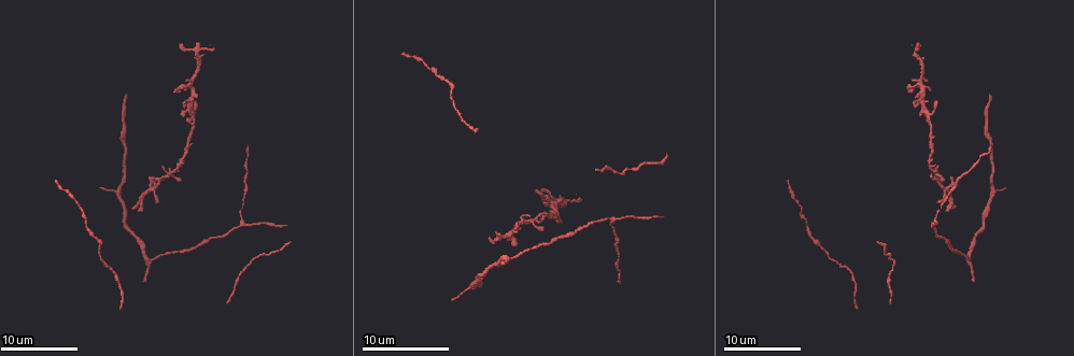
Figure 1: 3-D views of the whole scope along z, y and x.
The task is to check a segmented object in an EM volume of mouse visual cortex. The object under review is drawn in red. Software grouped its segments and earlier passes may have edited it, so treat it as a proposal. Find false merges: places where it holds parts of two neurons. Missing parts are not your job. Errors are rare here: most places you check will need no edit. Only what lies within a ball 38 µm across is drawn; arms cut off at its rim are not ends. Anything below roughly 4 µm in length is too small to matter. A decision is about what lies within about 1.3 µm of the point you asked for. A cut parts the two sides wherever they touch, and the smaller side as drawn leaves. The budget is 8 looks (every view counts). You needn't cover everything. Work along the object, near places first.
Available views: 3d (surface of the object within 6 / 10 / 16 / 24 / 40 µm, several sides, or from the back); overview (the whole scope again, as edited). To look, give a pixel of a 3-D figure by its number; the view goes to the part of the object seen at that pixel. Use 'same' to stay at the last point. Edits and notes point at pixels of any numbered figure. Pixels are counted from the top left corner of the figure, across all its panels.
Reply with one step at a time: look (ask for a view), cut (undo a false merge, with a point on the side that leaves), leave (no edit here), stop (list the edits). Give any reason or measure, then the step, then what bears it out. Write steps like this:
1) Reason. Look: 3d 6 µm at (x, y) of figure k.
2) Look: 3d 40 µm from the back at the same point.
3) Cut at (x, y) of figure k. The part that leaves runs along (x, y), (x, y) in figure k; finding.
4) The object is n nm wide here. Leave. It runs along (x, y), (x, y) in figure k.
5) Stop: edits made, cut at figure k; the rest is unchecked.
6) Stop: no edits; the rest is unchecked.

Look: 3d 10 µm at (613, 218) of figure 1.

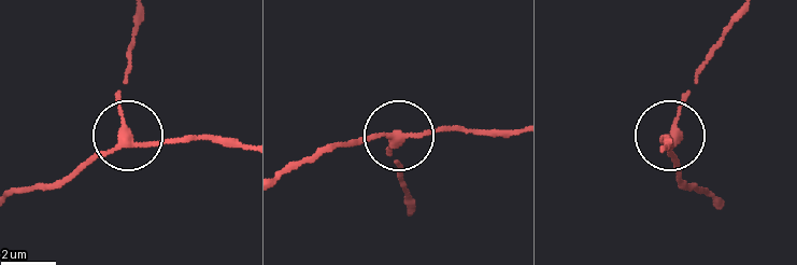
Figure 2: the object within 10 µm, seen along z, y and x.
Look: 3d 6 µm at (395, 136) of figure 2.

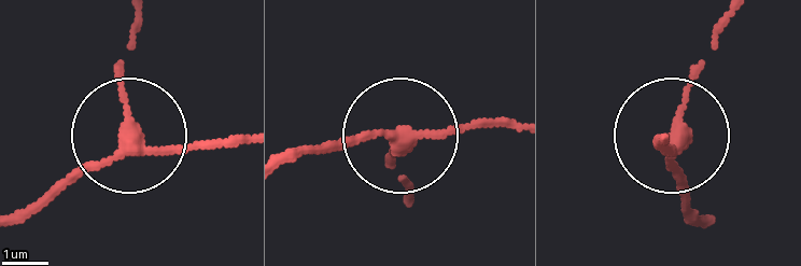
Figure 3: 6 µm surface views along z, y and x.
Leave. It runs along (239, 138), (146, 150), (127, 138), (136, 23) in figure 3; continuous, no second neuron.

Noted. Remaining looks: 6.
Narrows sharply. Look: 3d 16 µm at (935, 174) of figure 1.

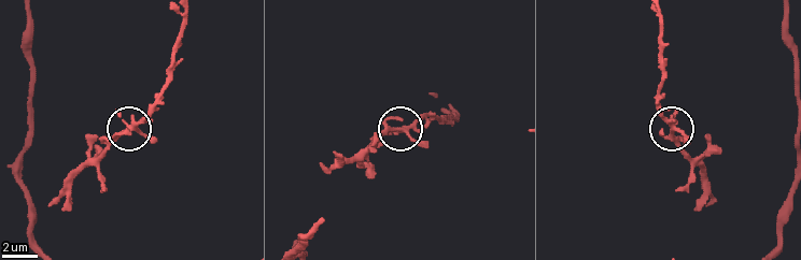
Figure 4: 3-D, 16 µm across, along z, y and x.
The object is 250 nm wide here. Leave. Continuous, no second neuron.

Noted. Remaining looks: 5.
Two arms in line, one across. Look: 3d 10 µm at (930, 121) of figure 1.

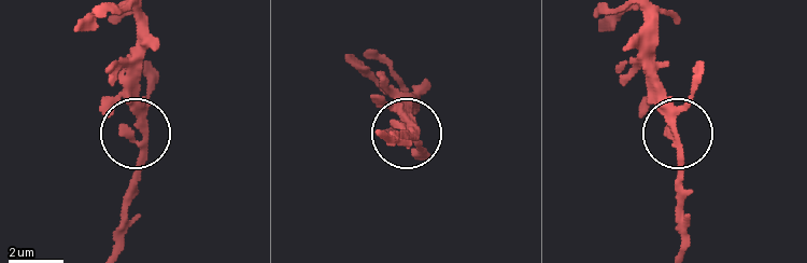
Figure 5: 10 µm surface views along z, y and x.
Look: 3d 6 µm at (144, 130) of figure 5.

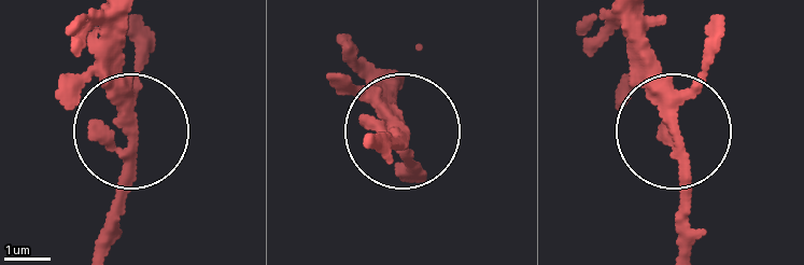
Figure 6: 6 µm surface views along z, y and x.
3 arms meet here. Leave. One neuron here.

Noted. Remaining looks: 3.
Two arms at a narrow angle. Look: 3d 10 µm at (189, 82) of figure 1.

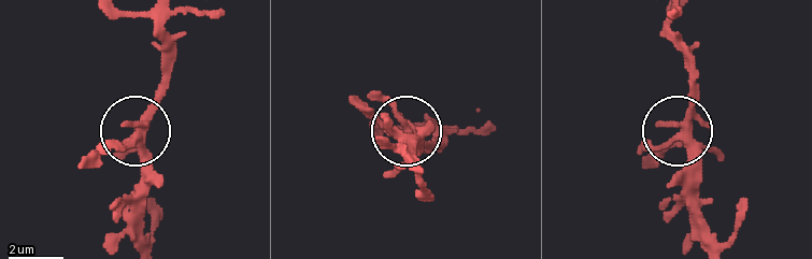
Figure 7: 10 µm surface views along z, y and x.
5 arms meet here. Leave. Continuous, no second neuron.

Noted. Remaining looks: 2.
Stop: no edits; the rest is unchecked.

